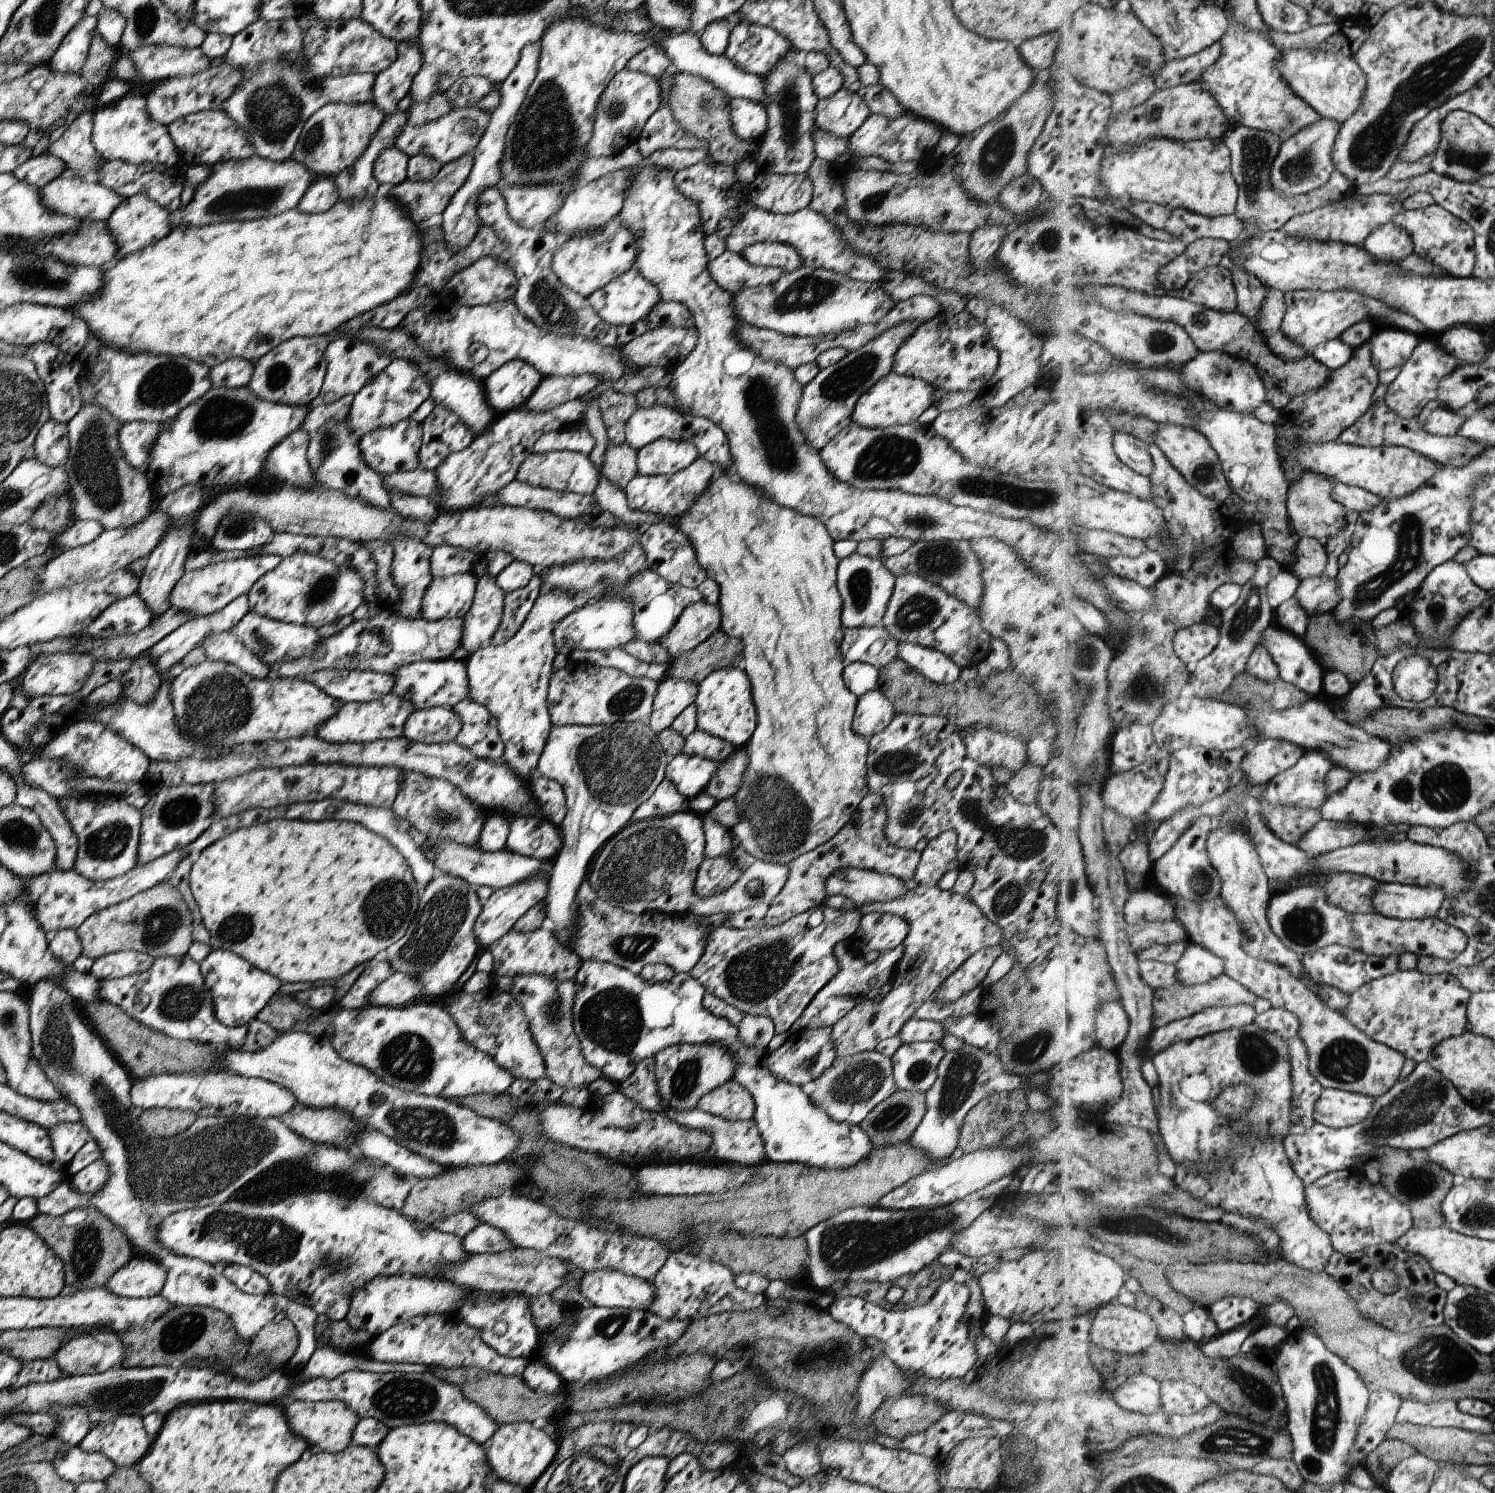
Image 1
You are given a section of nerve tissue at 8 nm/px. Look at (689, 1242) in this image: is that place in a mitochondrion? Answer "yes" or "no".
no

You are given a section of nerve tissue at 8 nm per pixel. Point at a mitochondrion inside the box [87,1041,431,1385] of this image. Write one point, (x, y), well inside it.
(270, 1241)

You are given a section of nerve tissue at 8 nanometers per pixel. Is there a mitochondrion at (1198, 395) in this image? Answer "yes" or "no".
no

